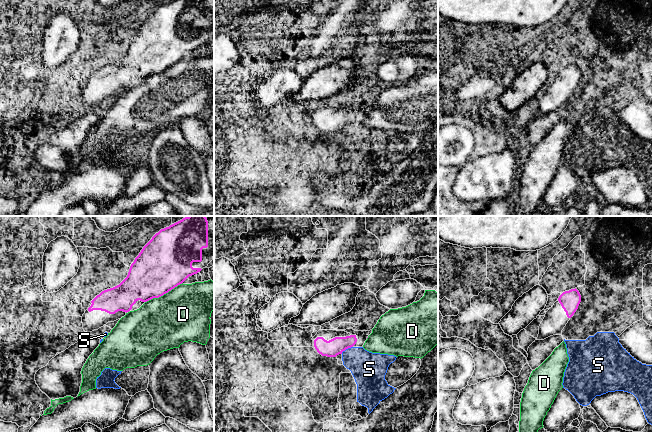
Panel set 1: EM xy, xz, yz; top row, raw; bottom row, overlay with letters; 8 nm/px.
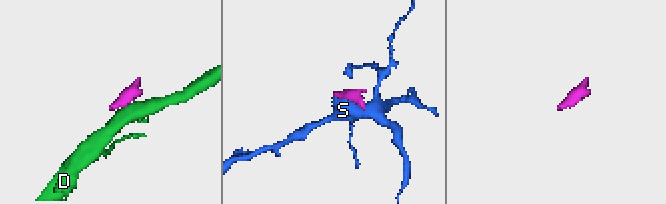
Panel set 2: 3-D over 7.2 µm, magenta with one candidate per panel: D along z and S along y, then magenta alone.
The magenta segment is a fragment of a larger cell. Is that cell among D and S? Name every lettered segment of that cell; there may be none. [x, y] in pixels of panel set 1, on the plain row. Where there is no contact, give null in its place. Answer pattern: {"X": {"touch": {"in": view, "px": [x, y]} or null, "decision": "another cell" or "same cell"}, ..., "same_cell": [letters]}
{"D": {"touch": {"in": "xy", "px": [163, 70]}, "decision": "another cell"}, "S": {"touch": {"in": "xz", "px": [346, 124]}, "decision": "another cell"}, "same_cell": []}

